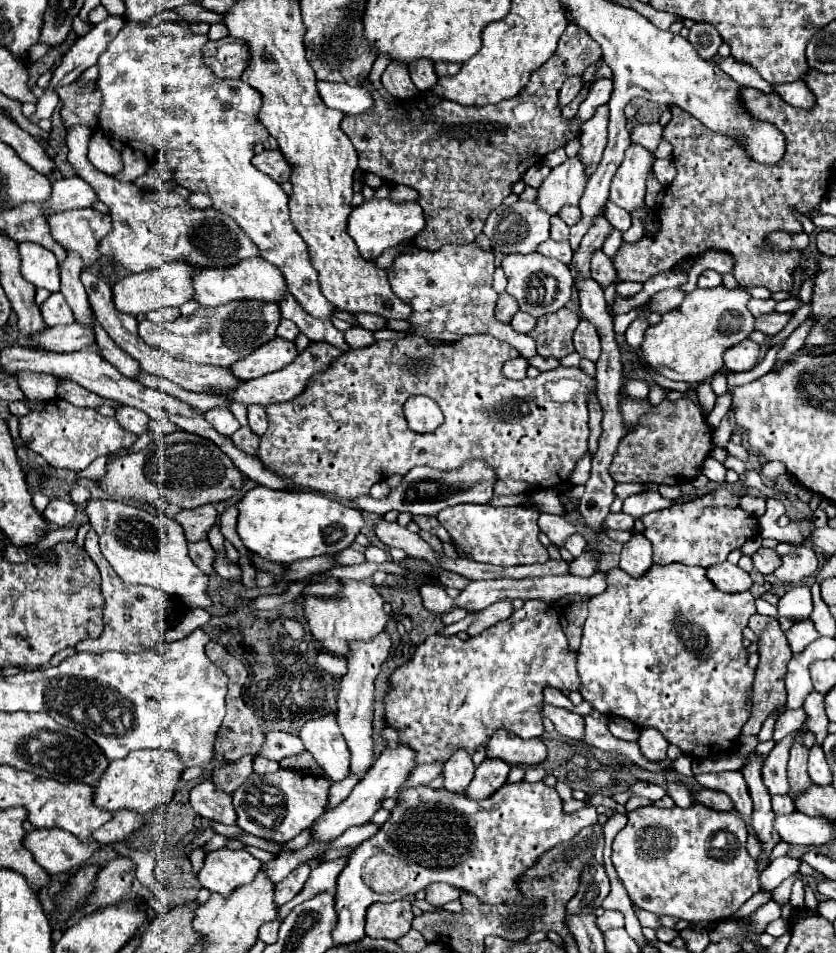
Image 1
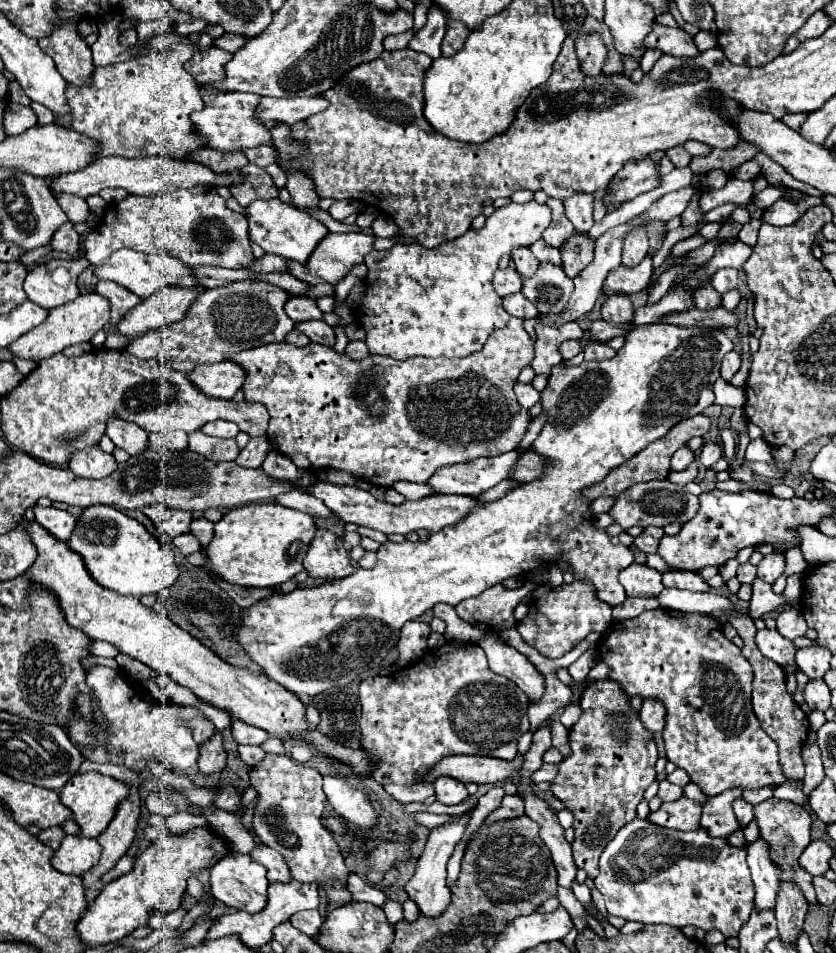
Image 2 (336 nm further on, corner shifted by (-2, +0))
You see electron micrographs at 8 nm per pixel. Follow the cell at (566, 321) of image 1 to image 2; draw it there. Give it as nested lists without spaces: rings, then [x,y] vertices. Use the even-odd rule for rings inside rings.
[[[567,322],[561,328],[549,328],[549,326],[537,324],[535,332],[537,332],[537,344],[535,344],[535,358],[531,362],[531,368],[535,370],[535,374],[549,374],[551,368],[563,360],[557,350],[557,346],[563,340],[583,336],[581,326],[577,322]]]

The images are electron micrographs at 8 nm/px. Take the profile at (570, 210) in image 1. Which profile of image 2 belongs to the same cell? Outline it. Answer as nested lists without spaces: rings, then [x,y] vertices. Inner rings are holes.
[[[575,232],[571,240],[561,248],[561,256],[563,256],[561,266],[569,278],[575,278],[587,264],[591,264],[593,246],[595,242],[589,240],[583,232]]]

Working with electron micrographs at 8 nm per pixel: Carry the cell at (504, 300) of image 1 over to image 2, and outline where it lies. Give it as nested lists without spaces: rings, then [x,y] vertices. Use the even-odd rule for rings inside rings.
[[[513,266],[505,268],[505,270],[497,270],[495,276],[493,276],[493,288],[499,296],[507,296],[507,294],[513,294],[513,292],[519,292],[523,286],[517,270]]]

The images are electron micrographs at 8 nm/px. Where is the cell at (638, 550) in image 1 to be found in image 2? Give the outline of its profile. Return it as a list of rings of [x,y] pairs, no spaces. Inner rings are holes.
[[[633,562],[633,566],[621,570],[619,582],[625,588],[627,596],[639,596],[639,598],[655,598],[663,590],[661,574],[645,564]]]

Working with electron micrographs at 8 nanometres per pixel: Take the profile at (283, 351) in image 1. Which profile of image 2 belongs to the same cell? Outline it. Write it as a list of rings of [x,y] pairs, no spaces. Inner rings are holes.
[[[223,360],[217,364],[197,366],[187,378],[203,394],[219,400],[231,400],[239,390],[239,386],[243,386],[245,372],[239,364]]]

